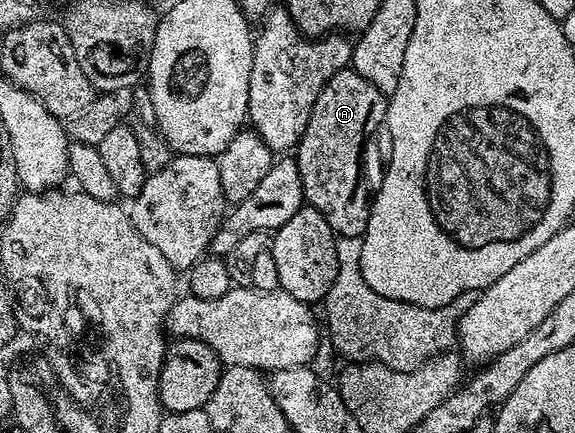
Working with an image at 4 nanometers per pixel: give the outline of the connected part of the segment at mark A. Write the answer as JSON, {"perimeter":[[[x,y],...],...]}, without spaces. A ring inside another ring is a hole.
{"perimeter":[[[354,68],[338,70],[321,88],[309,124],[294,151],[304,203],[321,212],[339,238],[362,238],[367,231],[371,202],[369,194],[359,190],[359,157],[363,154],[363,133],[384,125],[388,101],[388,95],[373,88]]]}

